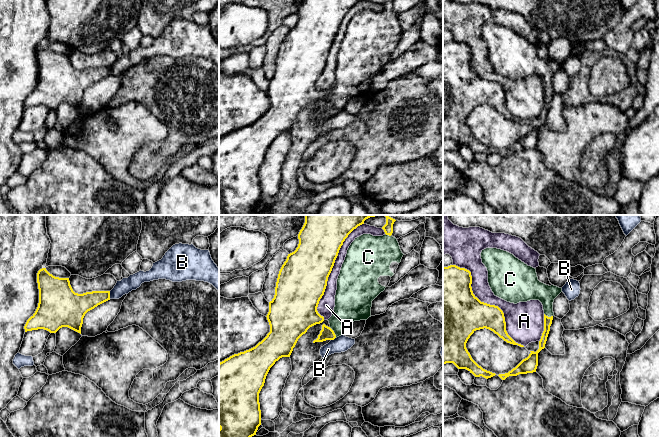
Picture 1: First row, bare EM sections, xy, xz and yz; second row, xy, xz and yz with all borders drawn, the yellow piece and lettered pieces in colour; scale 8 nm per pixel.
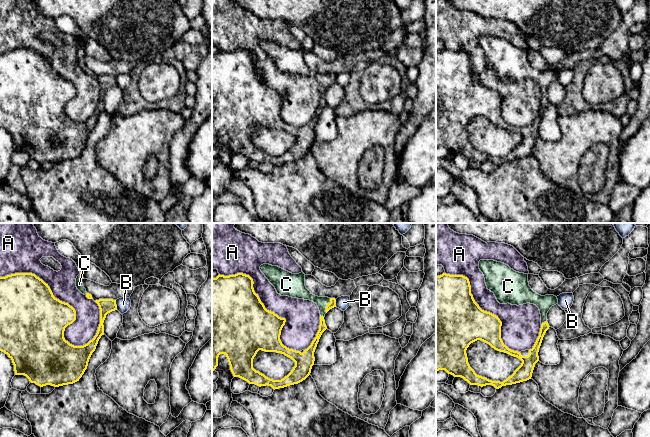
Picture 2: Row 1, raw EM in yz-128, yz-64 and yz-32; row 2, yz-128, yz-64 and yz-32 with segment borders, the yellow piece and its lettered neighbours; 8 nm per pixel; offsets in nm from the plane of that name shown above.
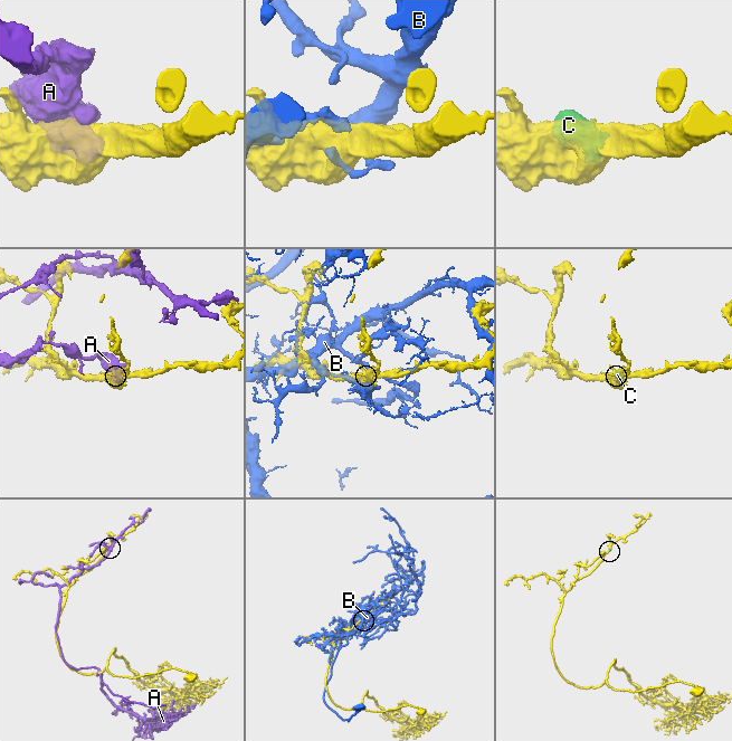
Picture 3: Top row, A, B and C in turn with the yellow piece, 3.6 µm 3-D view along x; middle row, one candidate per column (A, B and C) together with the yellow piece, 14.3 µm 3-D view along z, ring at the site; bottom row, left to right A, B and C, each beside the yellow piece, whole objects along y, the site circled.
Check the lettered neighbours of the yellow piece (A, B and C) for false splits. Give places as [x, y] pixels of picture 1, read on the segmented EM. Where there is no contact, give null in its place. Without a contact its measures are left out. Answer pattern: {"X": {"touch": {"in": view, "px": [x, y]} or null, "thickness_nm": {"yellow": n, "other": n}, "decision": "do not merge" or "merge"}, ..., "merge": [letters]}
{"A": {"touch": {"in": "yz", "px": [488, 304]}, "thickness_nm": {"yellow": 380, "other": 190}, "decision": "do not merge"}, "B": {"touch": {"in": "xy", "px": [109, 295]}, "thickness_nm": {"yellow": 170, "other": 120}, "decision": "do not merge"}, "C": {"touch": {"in": "xz", "px": [333, 332]}, "thickness_nm": {"yellow": 100, "other": 240}, "decision": "merge"}, "merge": ["C"]}

